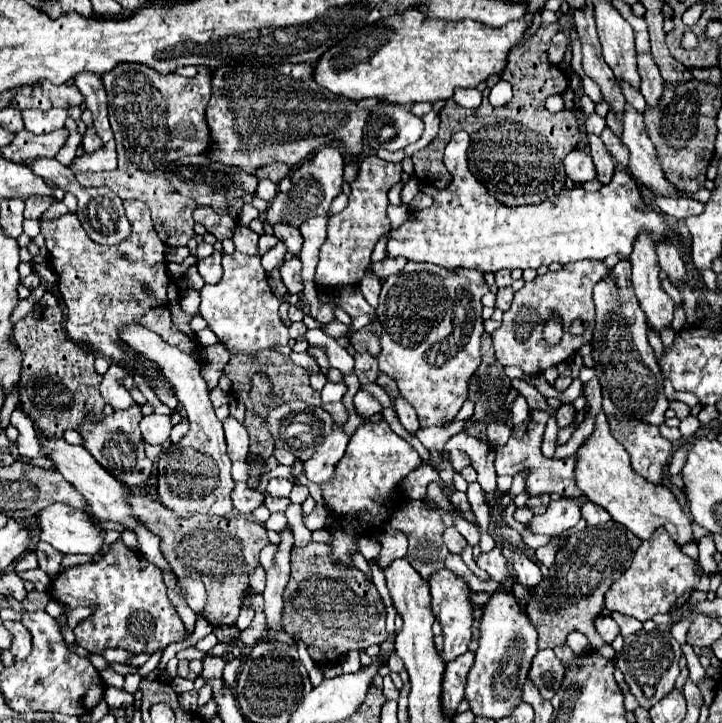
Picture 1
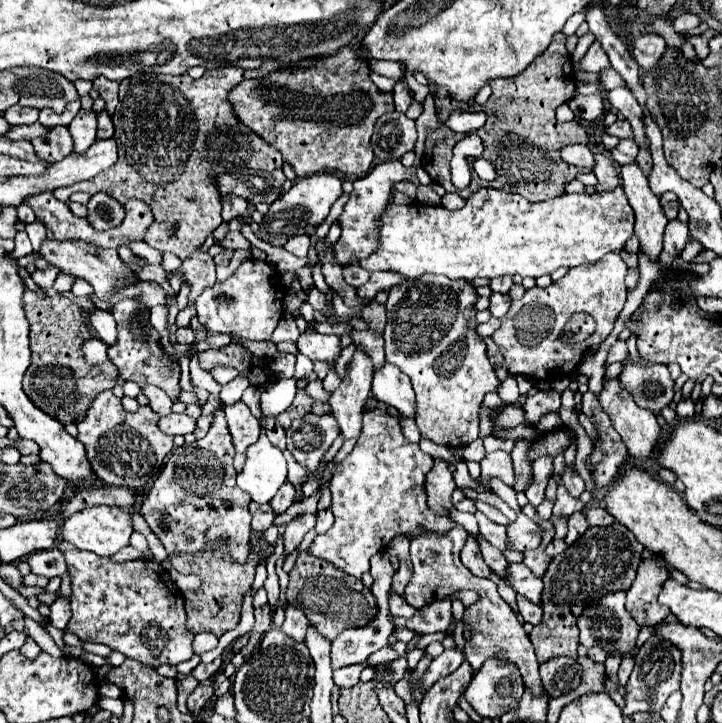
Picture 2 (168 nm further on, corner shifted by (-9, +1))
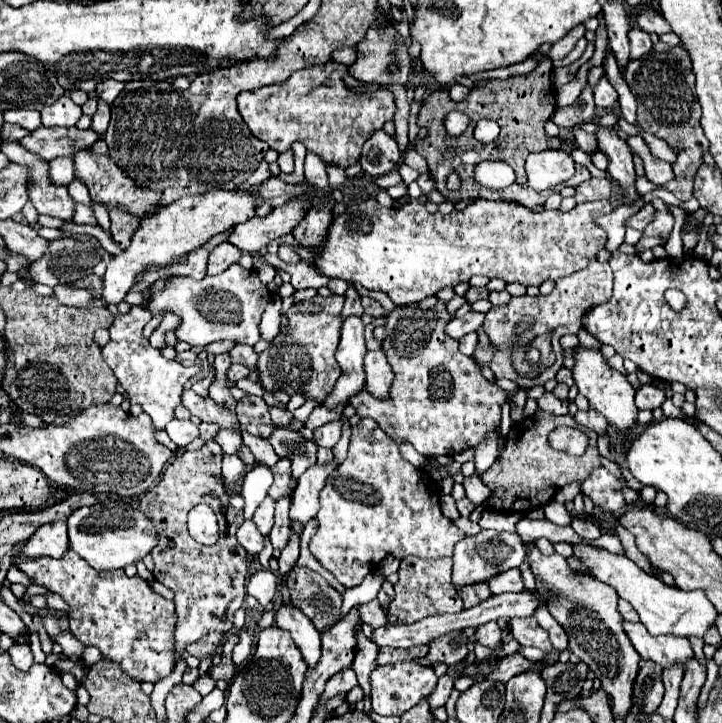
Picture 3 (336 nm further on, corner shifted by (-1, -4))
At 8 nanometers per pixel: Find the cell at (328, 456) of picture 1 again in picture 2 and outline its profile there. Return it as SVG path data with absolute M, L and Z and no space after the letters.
M356 346L356 352L350 360L350 368L344 380L328 400L330 414L336 418L344 440L358 438L360 434L364 402L370 398L372 374L374 374L372 360L360 346Z

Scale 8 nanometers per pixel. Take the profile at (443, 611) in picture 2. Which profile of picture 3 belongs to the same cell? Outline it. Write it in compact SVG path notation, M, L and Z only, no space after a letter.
M372 599L370 603L364 603L360 607L360 613L362 613L362 621L368 623L370 627L374 627L374 629L378 629L382 625L390 625L388 623L388 613L384 611L384 607L376 599Z

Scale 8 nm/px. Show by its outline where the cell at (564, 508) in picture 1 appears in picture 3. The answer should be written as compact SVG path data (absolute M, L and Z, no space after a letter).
M480 531L478 535L464 537L454 547L454 585L460 589L466 583L486 581L506 569L518 567L526 559L526 545L518 533L508 531Z

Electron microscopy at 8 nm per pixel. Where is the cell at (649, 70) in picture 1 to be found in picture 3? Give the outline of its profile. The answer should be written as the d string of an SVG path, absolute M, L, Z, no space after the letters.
M634 27L634 29L630 29L628 37L630 37L630 59L642 57L652 49L652 39L646 31Z

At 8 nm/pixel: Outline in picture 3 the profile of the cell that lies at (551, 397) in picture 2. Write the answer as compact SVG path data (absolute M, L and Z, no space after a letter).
M544 393L540 399L538 399L538 407L546 413L560 416L568 413L568 399L560 400L556 399L552 393Z

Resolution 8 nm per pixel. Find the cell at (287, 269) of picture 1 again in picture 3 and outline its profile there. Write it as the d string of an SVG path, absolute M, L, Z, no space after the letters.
M332 293L328 297L328 305L304 305L300 313L290 315L288 333L282 335L280 341L278 337L274 337L272 347L262 351L258 359L260 379L266 391L282 389L288 395L296 391L304 391L308 397L316 399L318 403L322 401L322 397L326 397L326 393L332 389L340 373L334 353L338 347L338 331L342 327L340 313L344 301L346 301L344 295Z

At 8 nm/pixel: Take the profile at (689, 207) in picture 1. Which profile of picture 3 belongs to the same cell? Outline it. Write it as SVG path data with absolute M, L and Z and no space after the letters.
M650 203L644 205L644 207L634 215L634 229L644 231L646 225L650 225L650 223L654 221L654 217L656 217L656 209L654 209Z

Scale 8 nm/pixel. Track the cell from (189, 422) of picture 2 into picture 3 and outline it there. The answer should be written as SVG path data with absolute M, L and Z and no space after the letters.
M172 419L166 425L166 433L178 447L184 447L184 445L188 445L190 441L194 441L198 437L198 427L190 419L184 419L184 421Z

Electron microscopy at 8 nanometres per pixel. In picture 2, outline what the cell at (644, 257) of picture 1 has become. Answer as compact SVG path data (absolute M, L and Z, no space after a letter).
M638 162L622 166L620 176L622 188L636 216L634 234L640 238L640 248L648 258L658 260L662 252L662 234L668 224L660 198L648 188L648 176L642 172Z

